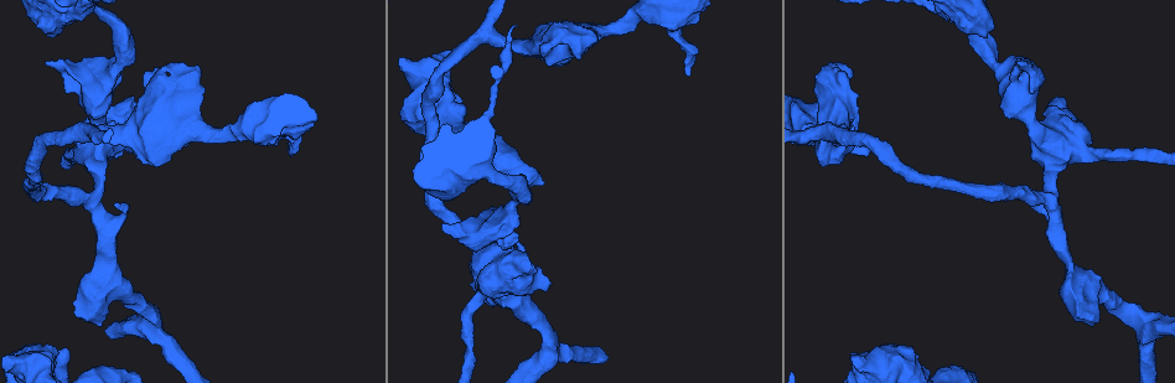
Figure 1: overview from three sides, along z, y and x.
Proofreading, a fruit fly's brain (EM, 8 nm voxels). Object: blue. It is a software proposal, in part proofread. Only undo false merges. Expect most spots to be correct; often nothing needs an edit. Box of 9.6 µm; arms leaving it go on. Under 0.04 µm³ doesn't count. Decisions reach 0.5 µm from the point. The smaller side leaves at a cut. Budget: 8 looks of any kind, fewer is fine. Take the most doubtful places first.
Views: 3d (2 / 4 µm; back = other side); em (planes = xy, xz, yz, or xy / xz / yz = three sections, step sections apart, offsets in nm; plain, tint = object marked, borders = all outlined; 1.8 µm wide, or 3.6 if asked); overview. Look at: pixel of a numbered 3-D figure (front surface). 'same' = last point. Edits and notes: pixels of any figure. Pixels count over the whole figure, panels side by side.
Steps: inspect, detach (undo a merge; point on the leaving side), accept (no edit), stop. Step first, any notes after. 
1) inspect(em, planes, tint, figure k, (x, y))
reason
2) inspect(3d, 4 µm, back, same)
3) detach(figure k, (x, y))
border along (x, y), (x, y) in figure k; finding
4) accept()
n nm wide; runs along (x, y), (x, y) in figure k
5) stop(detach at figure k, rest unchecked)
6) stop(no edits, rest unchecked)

inspect(3d, 4 µm, figure 1, (69, 11))
arms run side by side

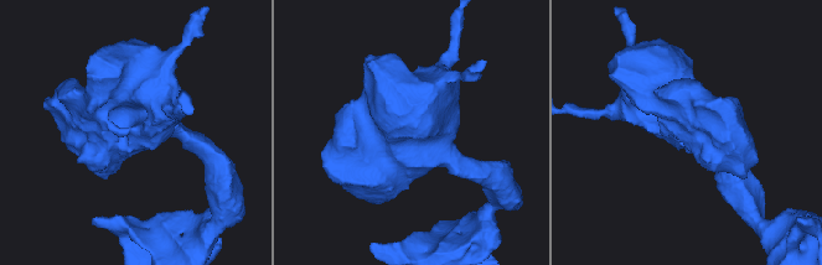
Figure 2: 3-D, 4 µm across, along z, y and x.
inspect(em, planes, tint, figure 2, (410, 153))

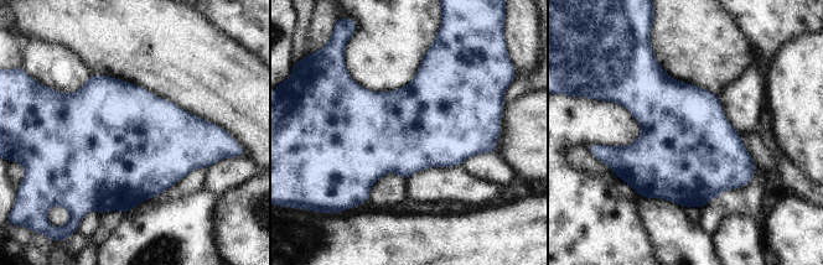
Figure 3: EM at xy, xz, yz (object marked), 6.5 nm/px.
accept()
600 nm wide; all the same neuron

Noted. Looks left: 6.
inspect(3d, 4 µm, figure 1, (141, 140))
four-way junction

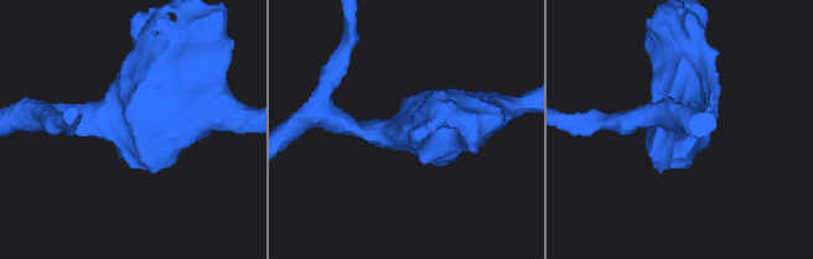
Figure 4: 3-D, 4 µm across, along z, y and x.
inspect(em, 3.6 µm, planes, plain, figure 4, (124, 125))

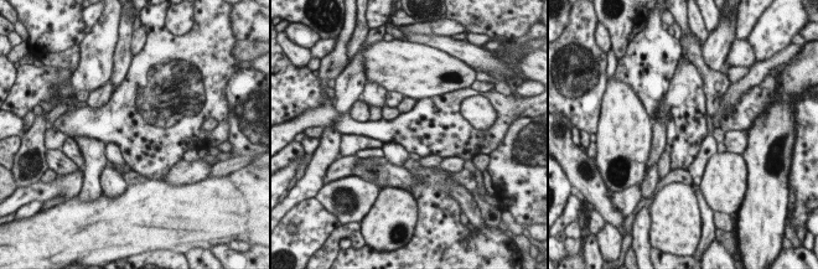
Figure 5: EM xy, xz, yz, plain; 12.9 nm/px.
inspect(em, 3.6 µm, planes, tint, same)
with the object marked

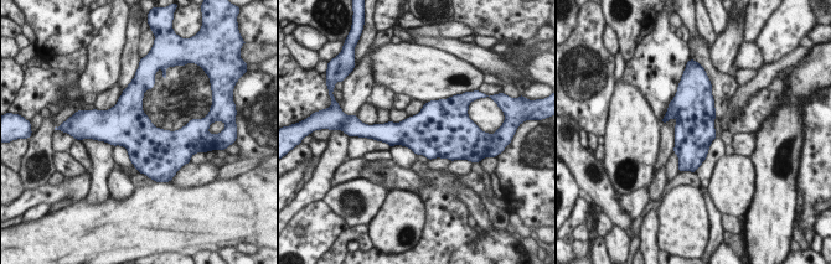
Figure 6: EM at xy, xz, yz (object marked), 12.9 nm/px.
accept()
all the same neuron

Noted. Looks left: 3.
inspect(3d, 4 µm, figure 1, (491, 237))
arms part here

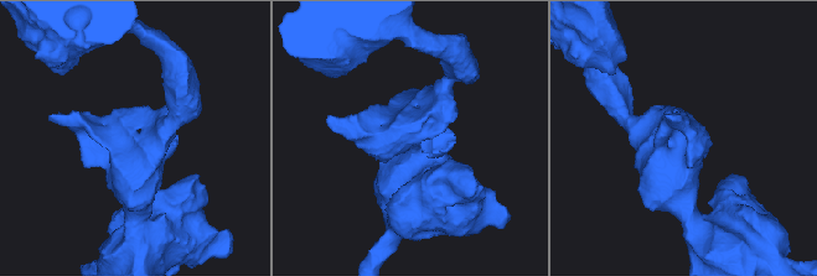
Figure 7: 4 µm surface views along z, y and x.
inspect(em, 3.6 µm, xz, step 8, tint, figure 7, (683, 154))
shape alone is not enough

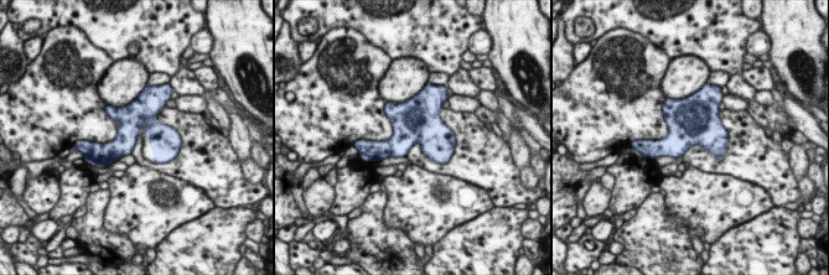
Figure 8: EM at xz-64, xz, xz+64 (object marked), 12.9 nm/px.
accept()
continuous, no second neuron

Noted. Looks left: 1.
stop(no edits, rest unchecked)

